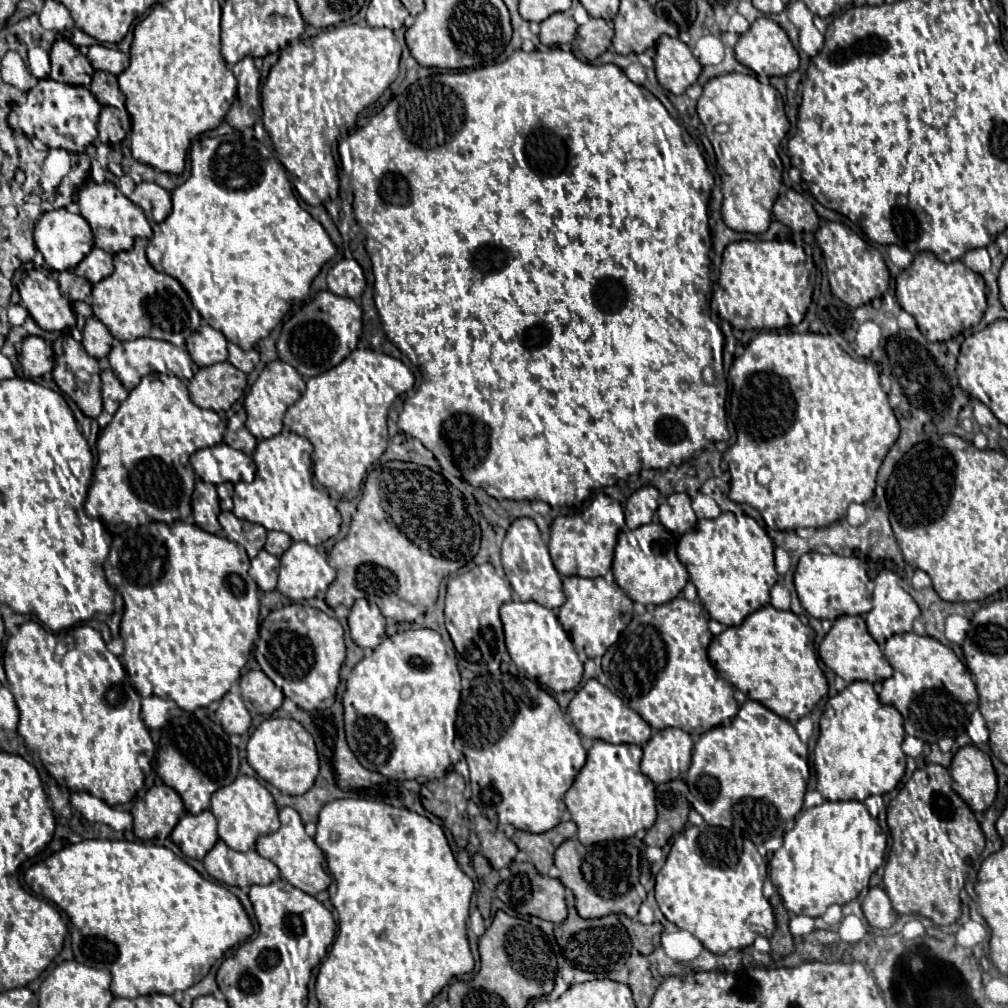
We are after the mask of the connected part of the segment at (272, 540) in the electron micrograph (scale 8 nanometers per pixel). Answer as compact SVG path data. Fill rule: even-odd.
M268 532L264 550L274 554L274 556L282 556L284 550L288 550L290 544L292 544L292 540L290 540L288 534L284 534L284 532Z

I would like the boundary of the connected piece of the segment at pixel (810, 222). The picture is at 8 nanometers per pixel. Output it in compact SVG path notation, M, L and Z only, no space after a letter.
M788 190L774 204L774 216L794 232L816 232L820 218L812 204L798 192Z

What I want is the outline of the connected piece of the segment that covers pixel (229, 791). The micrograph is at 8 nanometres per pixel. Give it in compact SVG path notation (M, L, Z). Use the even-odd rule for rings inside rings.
M240 774L230 786L224 786L212 794L210 812L218 820L220 840L224 840L232 850L238 850L238 852L252 850L258 836L272 834L276 832L276 828L280 828L278 808L274 804L272 794L256 778L250 778L244 774Z

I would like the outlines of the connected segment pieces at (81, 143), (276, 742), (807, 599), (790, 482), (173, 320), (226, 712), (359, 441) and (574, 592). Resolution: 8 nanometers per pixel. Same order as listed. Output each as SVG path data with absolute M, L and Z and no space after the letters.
M42 78L34 88L26 92L24 102L12 102L8 114L8 126L28 138L36 138L48 148L64 148L68 152L86 152L96 140L96 122L102 106L84 86L70 86L52 78Z
M292 718L264 720L250 736L246 752L248 764L258 772L258 776L276 786L282 794L306 794L314 786L318 776L318 754L310 732L300 722Z
M808 552L800 558L796 572L794 572L794 586L798 598L808 610L810 616L822 620L836 620L838 616L858 616L872 610L870 597L874 589L874 582L868 576L866 564L856 556L844 558L838 554L820 554Z
M765 330L746 346L746 352L738 356L730 368L732 394L730 394L730 418L736 424L738 440L730 450L724 452L724 460L730 470L730 500L738 504L748 504L760 514L769 528L778 530L796 530L796 528L826 528L832 522L846 516L846 510L852 502L866 502L872 498L876 488L876 474L882 466L884 456L894 446L900 436L900 426L894 416L894 410L888 404L888 394L880 386L878 366L868 358L859 357L850 349L849 343L838 334L812 334L812 332L780 332Z
M140 238L132 250L114 254L114 272L92 286L94 316L118 340L152 336L156 340L168 340L170 344L182 346L186 338L200 328L200 314L176 278L150 266L146 258L146 244L148 242Z
M238 683L220 700L216 718L228 734L244 734L250 728L250 712L246 710Z
M354 350L352 356L342 360L336 368L330 368L328 372L310 378L306 382L306 392L302 394L302 398L286 410L284 426L312 442L313 480L322 484L334 500L354 500L358 496L368 468L387 448L388 408L400 394L408 392L412 386L414 386L414 374L400 360L374 350Z
M612 571L603 577L592 579L566 576L562 578L562 582L566 604L558 612L558 620L572 638L578 654L586 654L588 658L600 658L618 640L620 632L630 624L632 600L620 590Z

